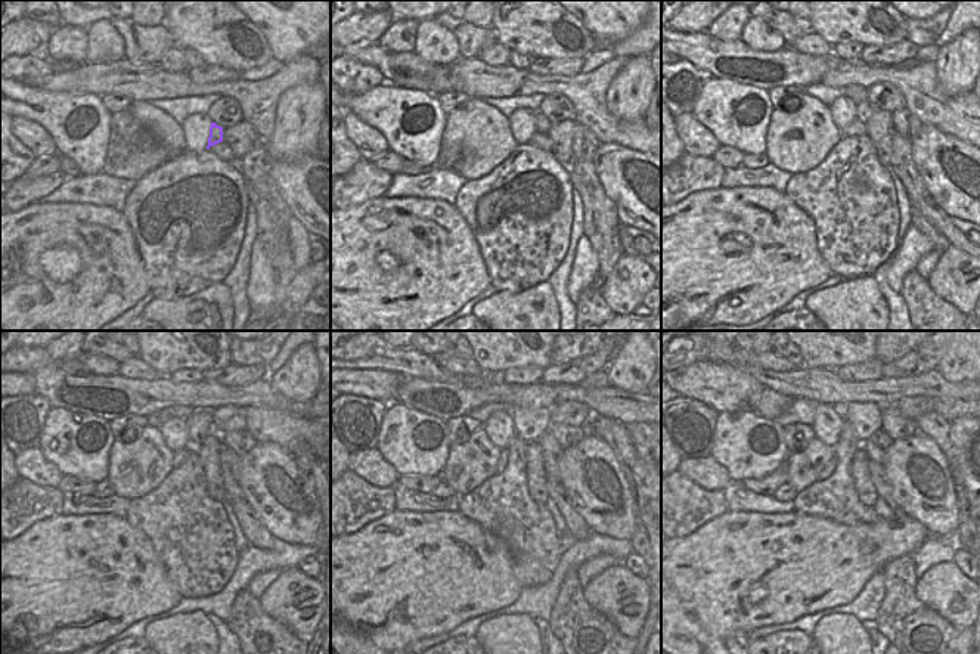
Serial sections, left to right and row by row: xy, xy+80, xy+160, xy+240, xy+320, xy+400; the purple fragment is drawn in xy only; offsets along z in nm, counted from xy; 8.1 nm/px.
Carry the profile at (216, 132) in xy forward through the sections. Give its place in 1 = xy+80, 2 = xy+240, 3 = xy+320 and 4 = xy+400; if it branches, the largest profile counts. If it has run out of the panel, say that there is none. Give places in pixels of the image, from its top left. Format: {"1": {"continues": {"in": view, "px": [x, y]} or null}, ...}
{"1": {"continues": {"in": "xy+80", "px": [540, 121]}}, "2": {"continues": {"in": "xy+240", "px": [199, 422]}}, "3": {"continues": {"in": "xy+320", "px": [530, 424]}}, "4": {"continues": {"in": "xy+400", "px": [865, 418]}}}

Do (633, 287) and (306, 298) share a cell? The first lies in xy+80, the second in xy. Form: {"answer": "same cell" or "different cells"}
{"answer": "different cells"}

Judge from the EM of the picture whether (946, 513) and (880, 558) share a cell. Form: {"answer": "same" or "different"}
{"answer": "different"}

